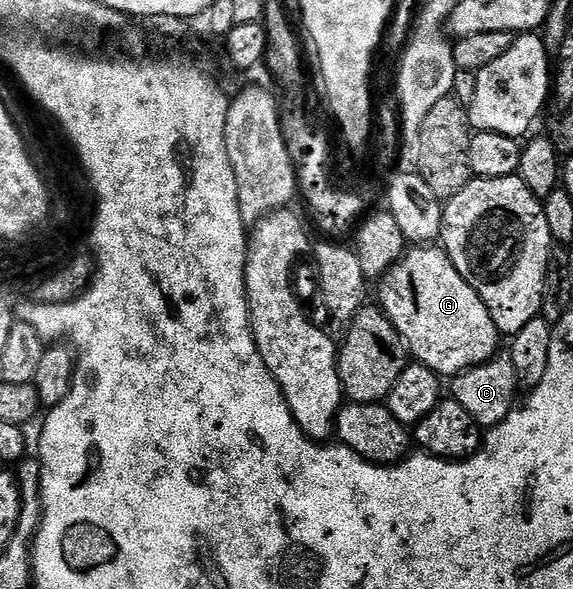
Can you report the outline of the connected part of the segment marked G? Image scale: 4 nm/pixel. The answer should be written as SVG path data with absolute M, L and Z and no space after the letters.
M415 246L402 255L378 281L379 300L383 313L393 322L393 326L399 331L399 337L407 345L407 351L418 363L426 368L432 368L443 378L454 378L460 372L467 372L470 368L476 368L478 364L484 364L496 355L495 348L501 341L501 333L495 329L493 318L481 302L481 298L457 274L453 262L447 257L446 252L439 246Z

